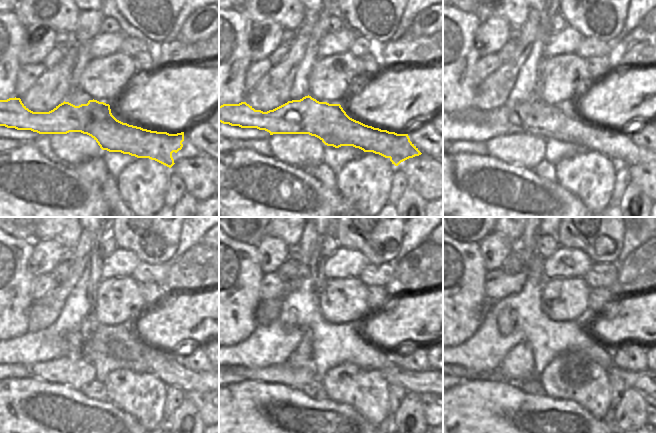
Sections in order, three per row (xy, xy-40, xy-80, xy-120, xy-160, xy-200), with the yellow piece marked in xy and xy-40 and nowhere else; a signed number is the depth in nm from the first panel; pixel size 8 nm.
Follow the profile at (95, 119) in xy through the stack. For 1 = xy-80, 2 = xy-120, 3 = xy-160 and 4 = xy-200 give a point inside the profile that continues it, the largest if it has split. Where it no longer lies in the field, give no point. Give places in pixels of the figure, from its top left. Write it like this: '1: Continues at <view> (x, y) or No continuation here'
1: Continues at xy-80 (535, 117)
2: Continues at xy-120 (164, 365)
3: Continues at xy-160 (417, 382)
4: Continues at xy-200 (645, 381).

